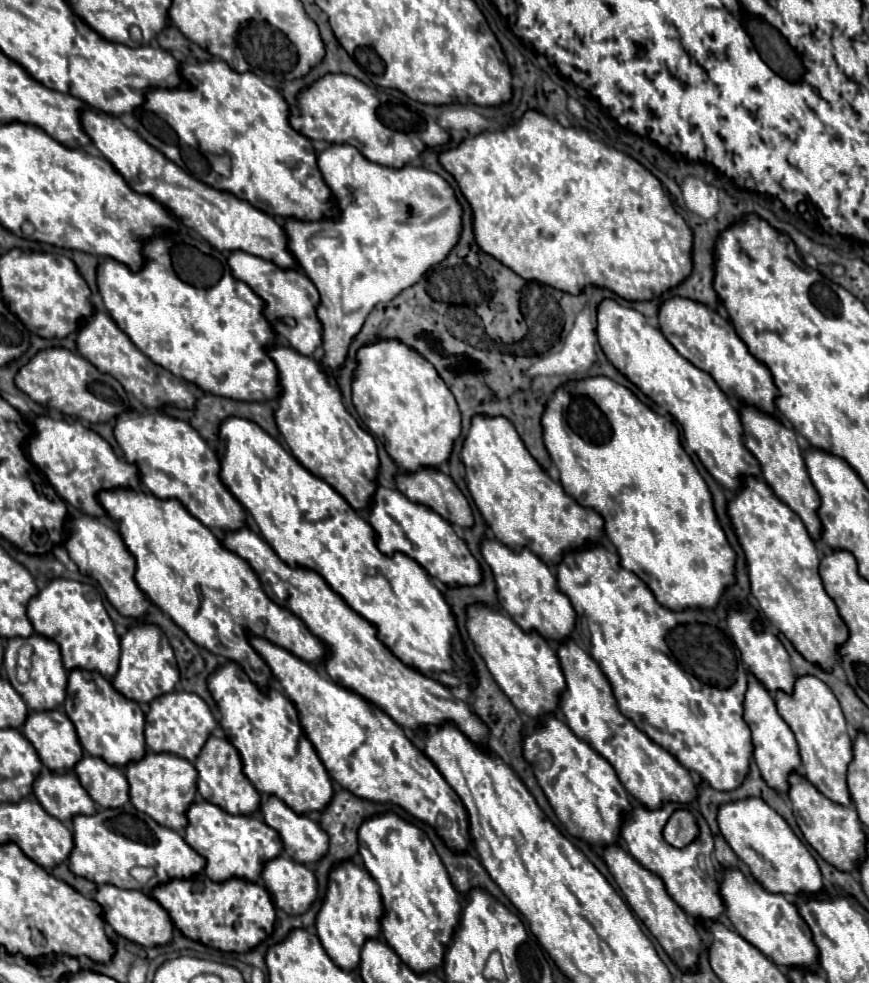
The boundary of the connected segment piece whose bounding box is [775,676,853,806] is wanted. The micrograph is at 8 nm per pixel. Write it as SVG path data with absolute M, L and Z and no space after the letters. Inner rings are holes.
M801 676L795 682L793 694L775 692L775 700L781 718L789 724L799 744L803 776L831 802L849 806L851 796L847 790L847 766L853 760L853 742L847 730L845 716L833 692L815 676Z

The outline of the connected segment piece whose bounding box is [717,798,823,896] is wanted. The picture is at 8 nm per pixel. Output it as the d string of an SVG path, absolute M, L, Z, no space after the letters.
M747 798L725 804L719 808L717 822L733 852L749 866L749 872L765 890L791 896L817 896L823 892L823 876L815 858L789 824L763 800Z

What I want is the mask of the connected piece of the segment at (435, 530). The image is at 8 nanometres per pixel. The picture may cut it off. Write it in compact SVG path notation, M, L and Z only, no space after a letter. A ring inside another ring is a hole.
M377 488L375 498L367 510L367 520L377 534L377 546L383 554L407 554L409 558L419 562L433 578L441 580L449 588L481 584L481 566L469 552L467 544L455 534L453 526L443 520L437 512L407 500L399 490Z

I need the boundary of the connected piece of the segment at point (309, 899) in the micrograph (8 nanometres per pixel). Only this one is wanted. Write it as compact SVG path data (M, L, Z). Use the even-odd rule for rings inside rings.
M279 856L265 864L261 878L271 892L277 908L287 914L305 914L317 900L317 878L305 866L291 858Z

